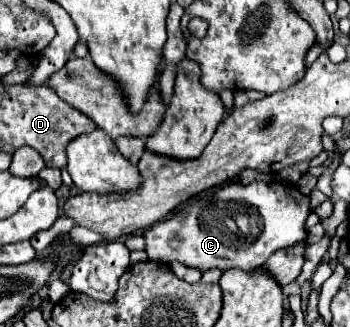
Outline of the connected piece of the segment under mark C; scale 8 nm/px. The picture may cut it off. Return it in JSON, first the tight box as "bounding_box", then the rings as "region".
{"bounding_box":[143,182,309,272],"region":[[[253,182],[249,186],[241,184],[227,184],[223,188],[217,188],[215,192],[209,190],[205,196],[199,196],[193,204],[187,204],[181,212],[177,212],[173,218],[163,220],[143,232],[145,238],[145,252],[149,260],[155,262],[181,262],[189,268],[197,270],[231,270],[239,268],[243,272],[253,272],[265,264],[265,260],[277,252],[279,248],[289,248],[299,242],[307,240],[305,220],[309,216],[309,198],[303,196],[295,186],[281,184],[281,182]]]}

